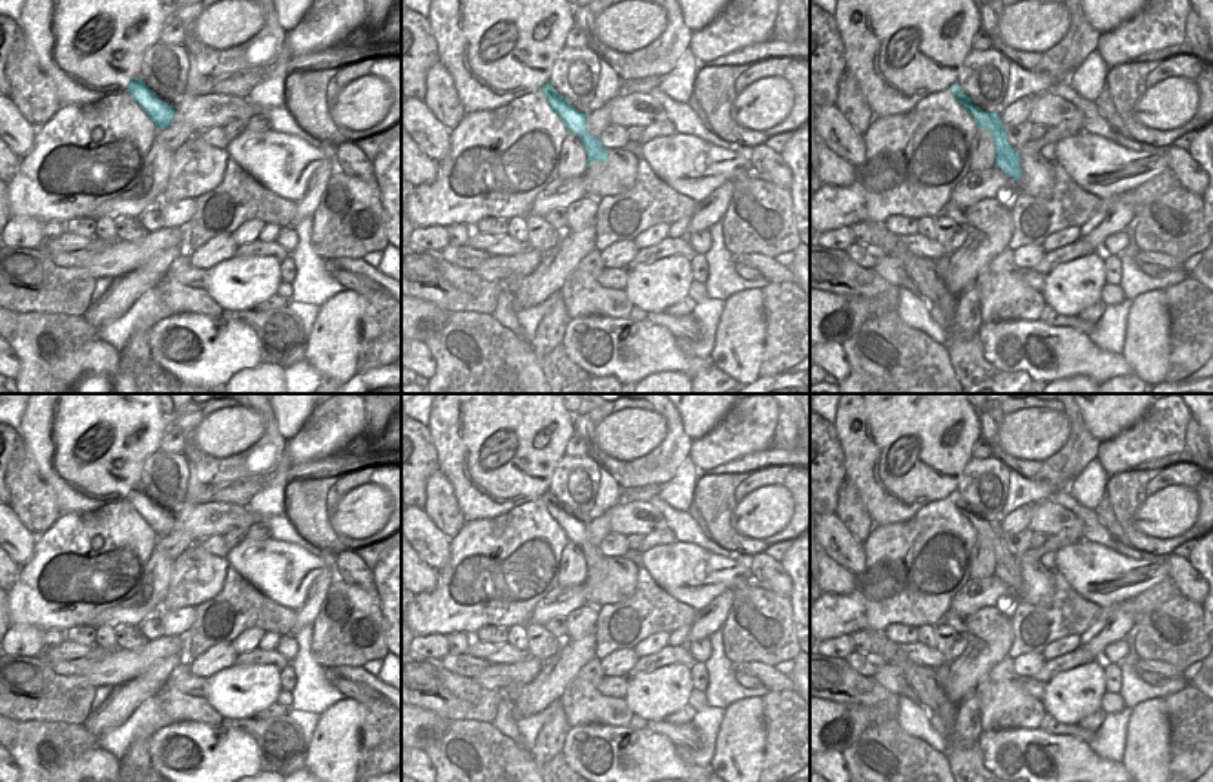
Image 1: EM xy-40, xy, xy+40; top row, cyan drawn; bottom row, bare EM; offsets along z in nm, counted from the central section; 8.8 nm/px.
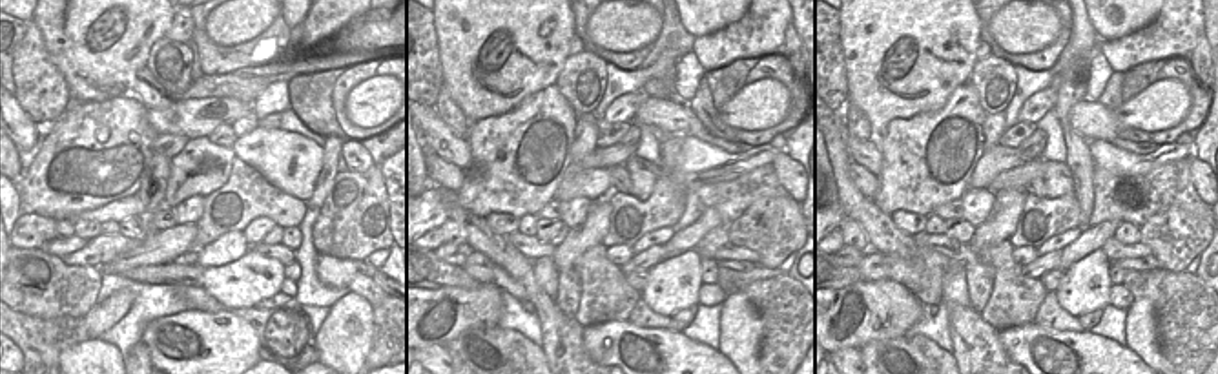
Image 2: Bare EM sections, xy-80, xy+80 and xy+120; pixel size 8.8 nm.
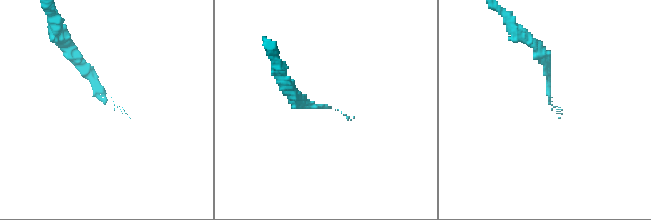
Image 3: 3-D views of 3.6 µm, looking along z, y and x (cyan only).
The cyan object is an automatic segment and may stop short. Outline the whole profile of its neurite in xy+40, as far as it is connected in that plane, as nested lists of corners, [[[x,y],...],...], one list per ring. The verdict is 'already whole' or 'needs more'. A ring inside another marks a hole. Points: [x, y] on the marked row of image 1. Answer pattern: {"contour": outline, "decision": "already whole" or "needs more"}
{"contour": [[[952,84],[949,87],[959,104],[972,115],[978,128],[989,129],[994,139],[996,148],[996,166],[1001,168],[1007,175],[1011,175],[1016,182],[1020,182],[1023,171],[1020,168],[1020,155],[1016,148],[1012,148],[1007,140],[1007,129],[1003,128],[998,111],[983,111],[981,108],[974,106],[970,98],[961,91],[961,87]]], "decision": "already whole"}

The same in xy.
{"contour": [[[547,82],[540,89],[551,109],[562,118],[567,131],[576,135],[586,149],[587,164],[607,162],[607,148],[602,146],[600,139],[593,137],[587,131],[587,113],[580,113],[576,108],[571,106],[567,98],[556,93],[556,89]]], "decision": "already whole"}

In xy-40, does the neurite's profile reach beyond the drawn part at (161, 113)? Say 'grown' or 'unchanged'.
unchanged

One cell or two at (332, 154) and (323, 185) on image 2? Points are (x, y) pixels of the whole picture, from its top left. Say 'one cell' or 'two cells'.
one cell

